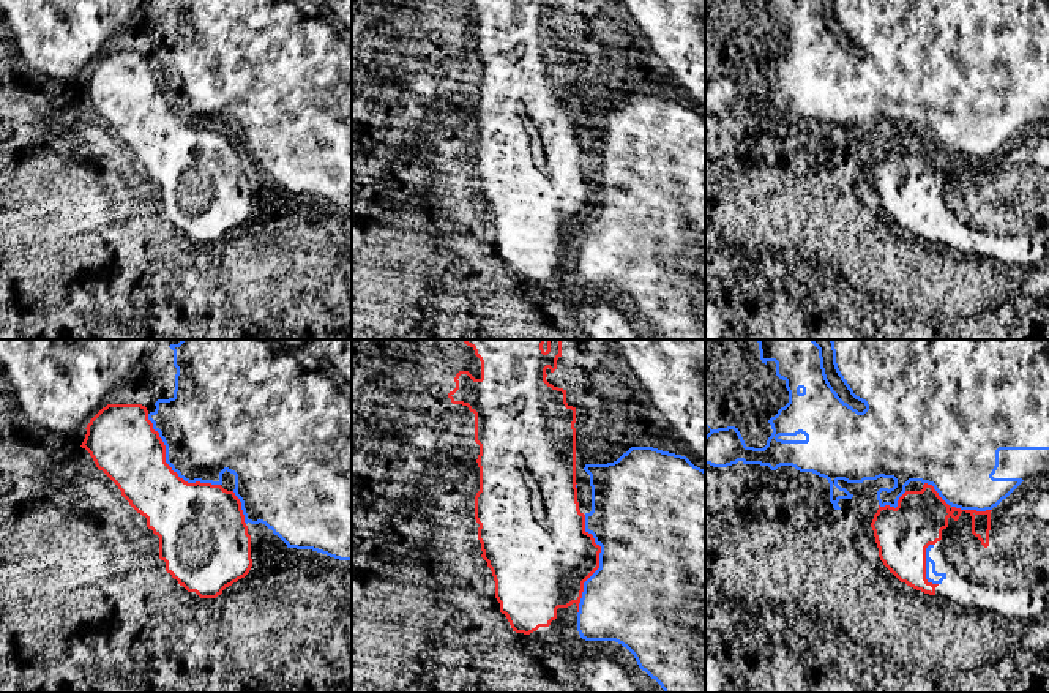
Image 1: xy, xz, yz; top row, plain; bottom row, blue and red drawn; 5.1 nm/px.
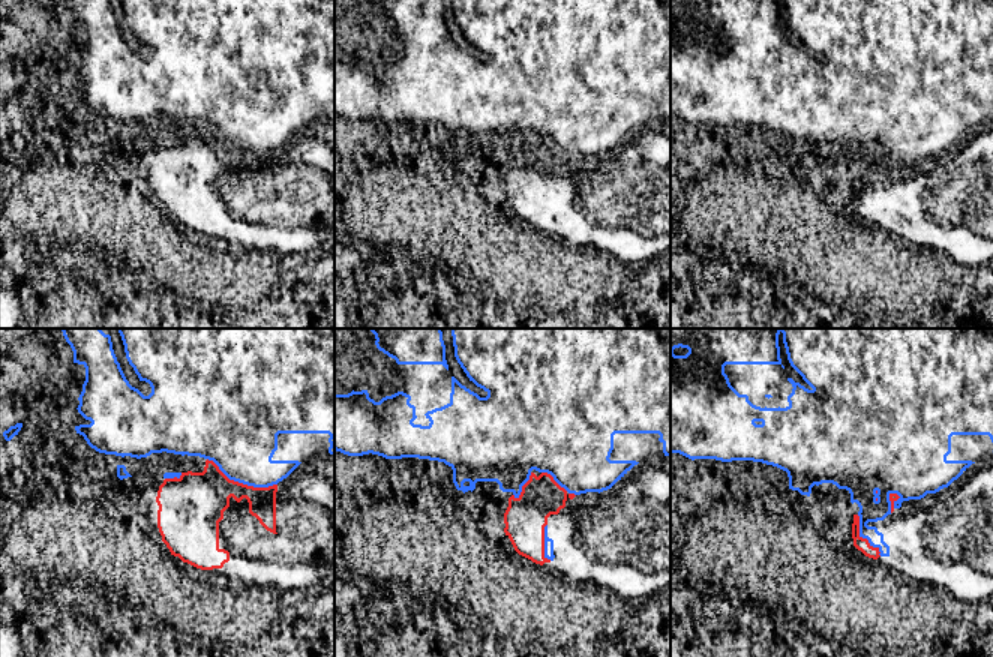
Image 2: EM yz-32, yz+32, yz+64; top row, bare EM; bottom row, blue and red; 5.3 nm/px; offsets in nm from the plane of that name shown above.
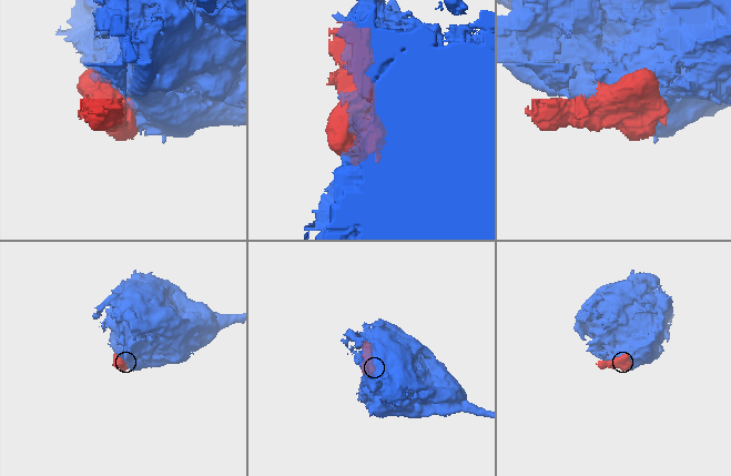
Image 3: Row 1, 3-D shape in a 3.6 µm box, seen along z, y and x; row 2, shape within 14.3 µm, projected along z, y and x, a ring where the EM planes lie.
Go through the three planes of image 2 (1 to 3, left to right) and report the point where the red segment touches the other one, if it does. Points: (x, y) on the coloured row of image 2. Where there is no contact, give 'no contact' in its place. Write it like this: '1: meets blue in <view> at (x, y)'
1: meets blue in yz-32 at (242, 482)
2: meets blue in yz+32 at (545, 543)
3: meets blue in yz+64 at (863, 537)

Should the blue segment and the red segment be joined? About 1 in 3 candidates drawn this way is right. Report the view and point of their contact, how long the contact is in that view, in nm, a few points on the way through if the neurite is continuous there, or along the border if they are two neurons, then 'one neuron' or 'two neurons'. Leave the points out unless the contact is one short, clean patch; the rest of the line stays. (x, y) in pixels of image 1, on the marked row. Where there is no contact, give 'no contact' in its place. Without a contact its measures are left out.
meets blue in xy at (169, 464); contact 500 nm long; two neurons

